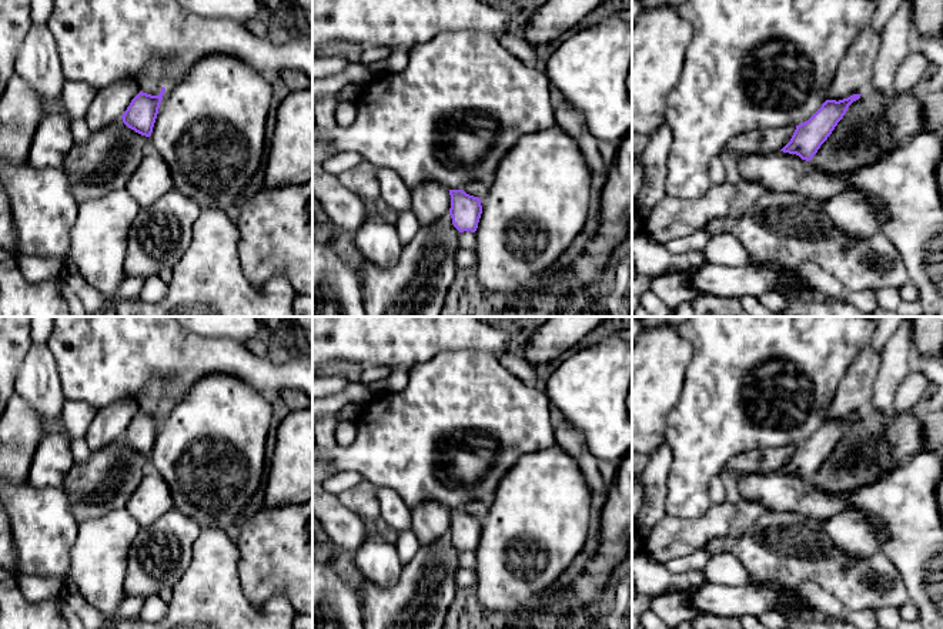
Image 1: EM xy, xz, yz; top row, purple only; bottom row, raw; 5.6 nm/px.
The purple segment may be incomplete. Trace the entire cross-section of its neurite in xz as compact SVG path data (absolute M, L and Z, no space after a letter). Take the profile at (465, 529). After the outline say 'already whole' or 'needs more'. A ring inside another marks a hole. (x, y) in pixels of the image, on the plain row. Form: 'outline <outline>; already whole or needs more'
outline M425 501L411 512L411 531L419 545L429 545L449 533L459 552L476 551L482 533L481 518L467 513L464 509L448 509L435 501Z; needs more

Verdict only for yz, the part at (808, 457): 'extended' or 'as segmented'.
extended

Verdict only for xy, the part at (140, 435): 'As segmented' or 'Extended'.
Extended

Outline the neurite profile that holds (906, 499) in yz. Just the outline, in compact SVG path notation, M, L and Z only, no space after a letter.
M922 452L893 472L850 494L833 495L819 491L810 481L780 469L738 475L738 489L743 499L758 502L766 511L803 513L822 523L846 511L873 515L890 533L890 539L883 543L883 552L900 572L909 599L919 609L923 629L943 629L943 523L937 502L942 475L943 455Z

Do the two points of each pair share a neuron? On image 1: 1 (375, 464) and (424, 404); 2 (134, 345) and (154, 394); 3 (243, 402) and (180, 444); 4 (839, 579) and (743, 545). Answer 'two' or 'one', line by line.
1: one
2: two
3: one
4: one

